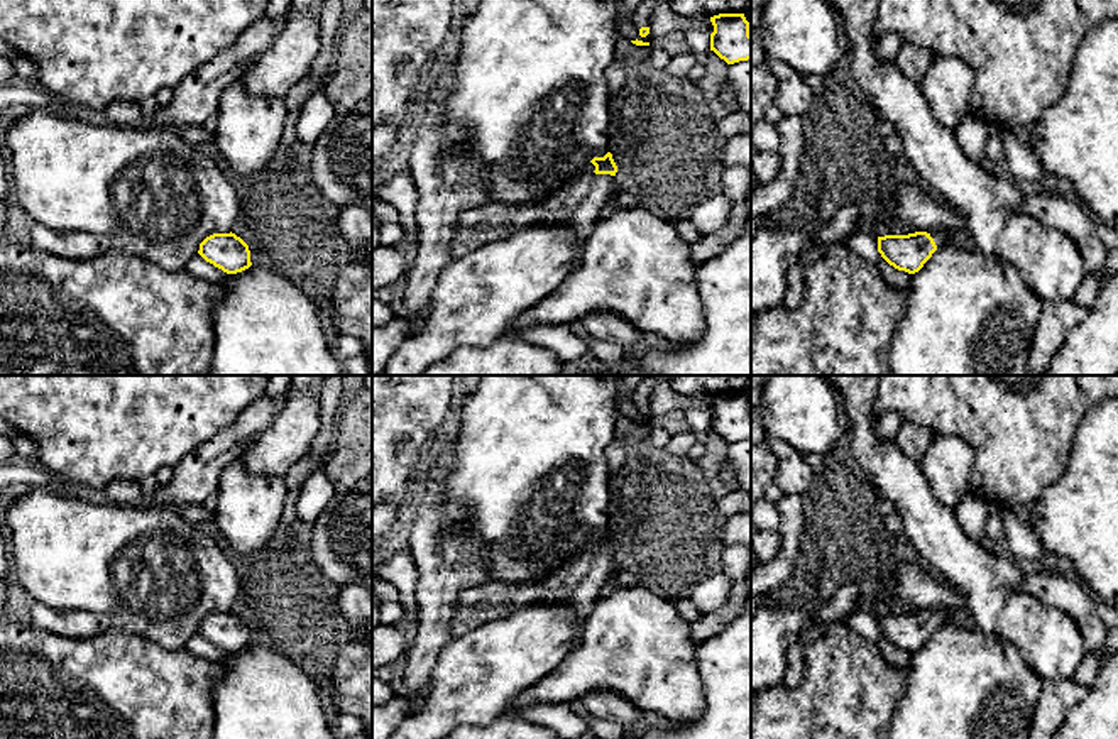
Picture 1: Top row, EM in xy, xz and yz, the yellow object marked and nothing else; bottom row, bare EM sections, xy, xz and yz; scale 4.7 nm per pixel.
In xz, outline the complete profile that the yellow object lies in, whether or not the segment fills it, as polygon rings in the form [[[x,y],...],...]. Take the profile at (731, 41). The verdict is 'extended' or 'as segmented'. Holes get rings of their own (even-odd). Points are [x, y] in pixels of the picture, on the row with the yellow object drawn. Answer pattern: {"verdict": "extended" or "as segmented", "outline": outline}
{"verdict": "as segmented", "outline": [[[719,14],[710,17],[710,51],[727,64],[751,59],[749,22],[744,14]]]}

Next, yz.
{"verdict": "extended", "outline": [[[944,228],[908,235],[885,235],[878,237],[878,252],[895,269],[915,274],[937,249],[942,249],[957,238],[959,237]]]}

